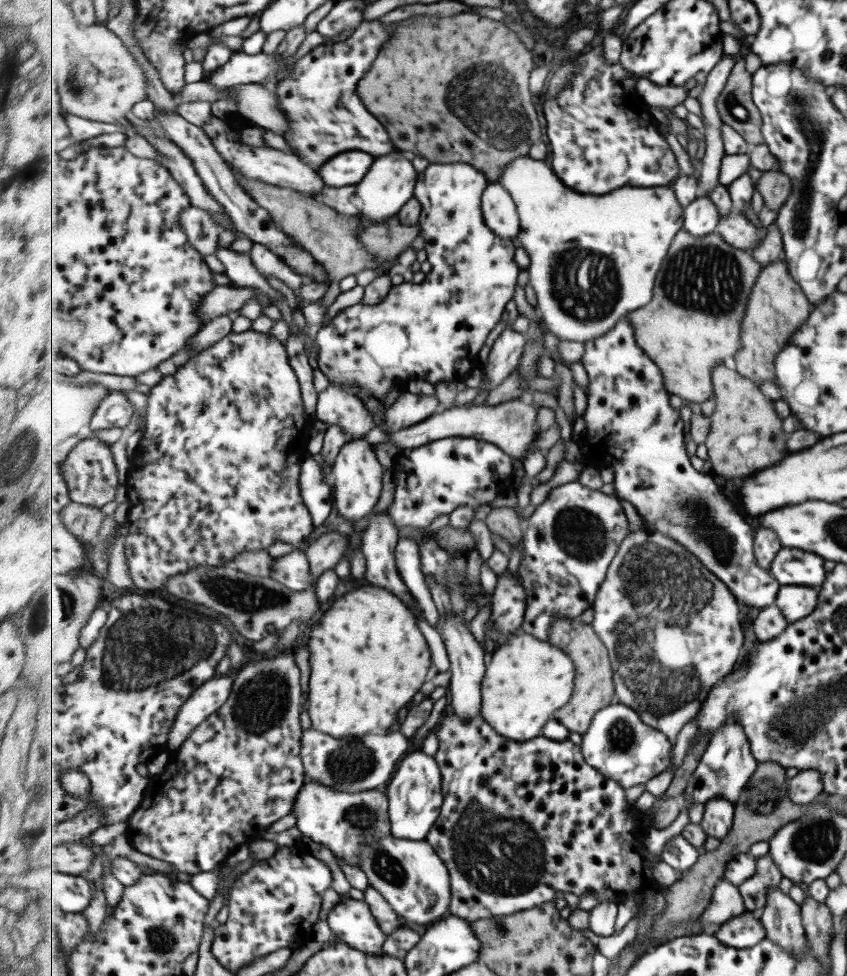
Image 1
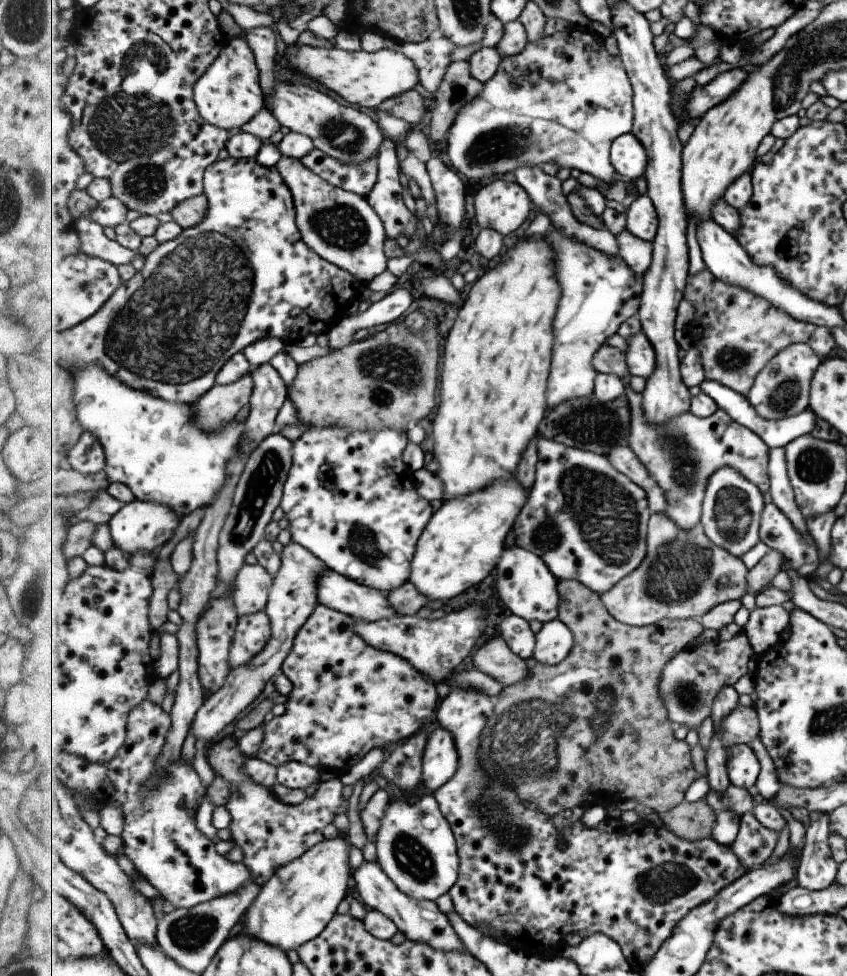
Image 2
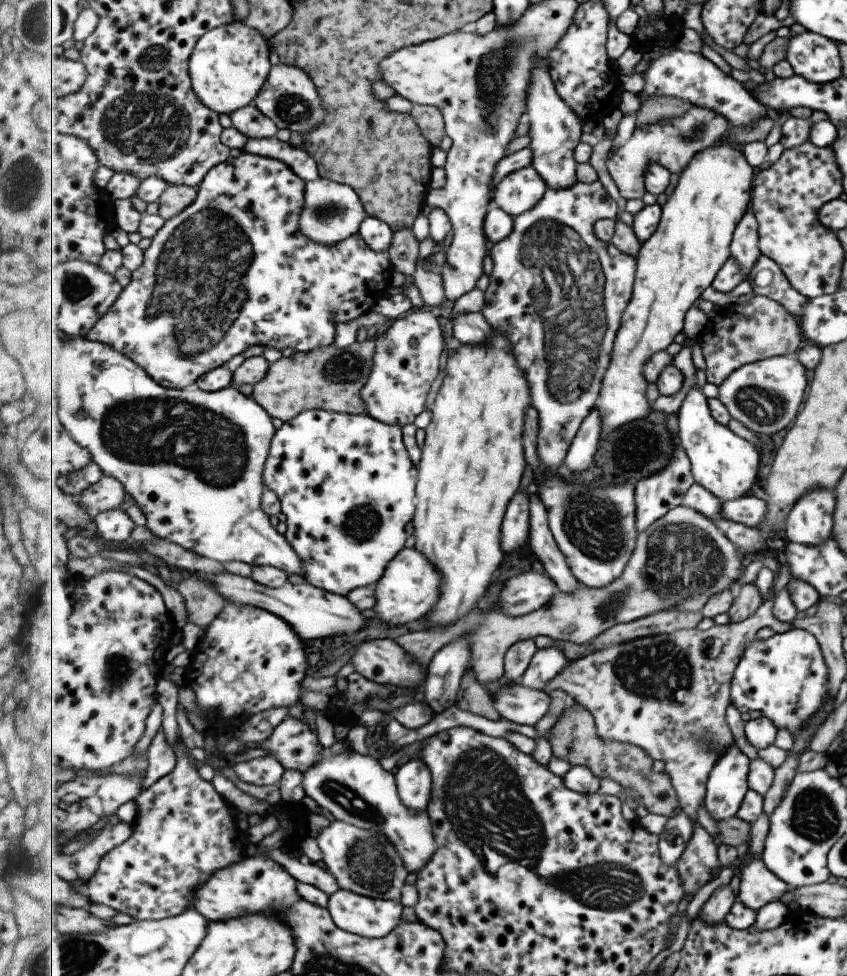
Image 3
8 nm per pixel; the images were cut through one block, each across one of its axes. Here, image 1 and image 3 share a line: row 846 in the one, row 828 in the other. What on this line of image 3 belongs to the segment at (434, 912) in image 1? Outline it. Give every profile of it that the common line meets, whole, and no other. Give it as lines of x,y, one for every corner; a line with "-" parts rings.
324,750
324,758
315,767
304,772
304,787
308,796
320,808
326,808
337,821
345,821
389,838
409,872
418,874
419,871
423,871
437,852
438,844
430,814
428,811
412,811
401,800
396,774
383,770
376,757
361,755
354,750
344,750
336,756
331,756
328,750

